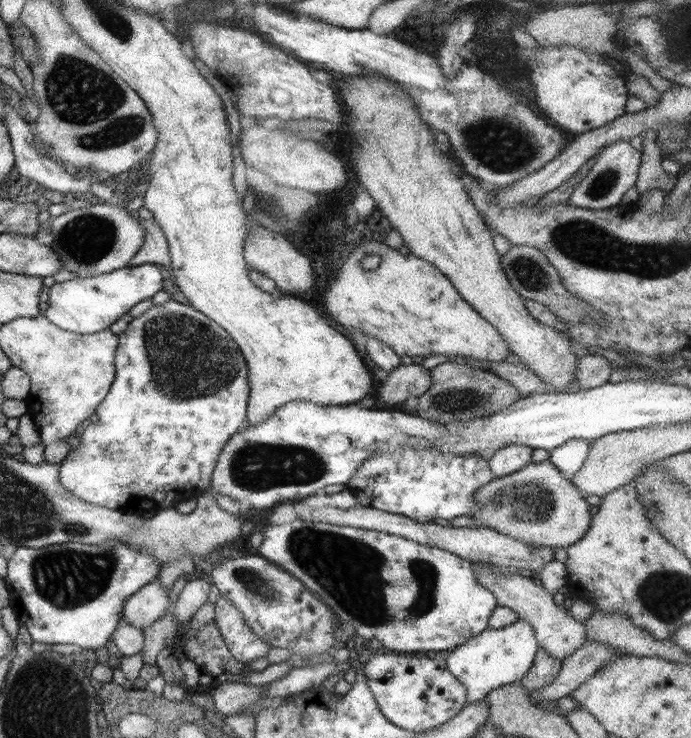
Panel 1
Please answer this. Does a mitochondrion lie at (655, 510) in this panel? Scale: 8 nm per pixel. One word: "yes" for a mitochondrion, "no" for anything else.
yes

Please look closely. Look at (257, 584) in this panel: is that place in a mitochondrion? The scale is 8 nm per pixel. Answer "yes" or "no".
yes

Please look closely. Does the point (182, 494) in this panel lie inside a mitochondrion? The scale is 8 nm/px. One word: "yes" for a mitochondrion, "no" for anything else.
no

